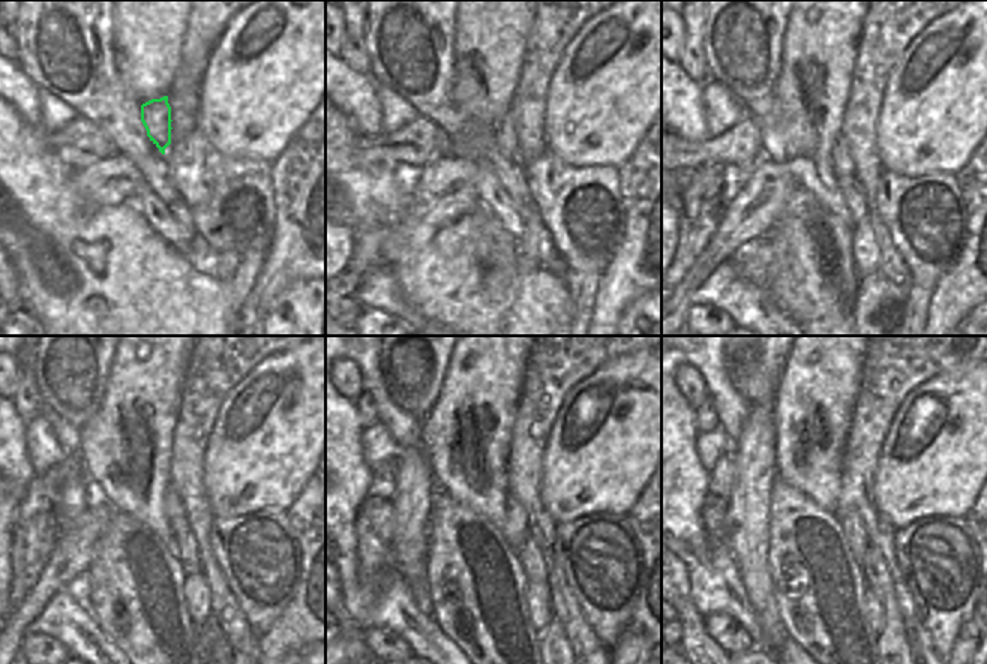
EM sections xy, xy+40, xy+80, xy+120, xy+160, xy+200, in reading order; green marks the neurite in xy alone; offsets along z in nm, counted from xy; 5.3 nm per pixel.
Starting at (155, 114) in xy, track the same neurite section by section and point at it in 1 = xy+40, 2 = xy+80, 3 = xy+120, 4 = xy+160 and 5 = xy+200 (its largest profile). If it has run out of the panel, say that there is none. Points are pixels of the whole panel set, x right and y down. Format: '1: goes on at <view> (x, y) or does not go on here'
1: goes on at xy+40 (504, 134)
2: goes on at xy+80 (843, 165)
3: goes on at xy+120 (174, 508)
4: goes on at xy+160 (515, 531)
5: goes on at xy+200 (854, 529)

